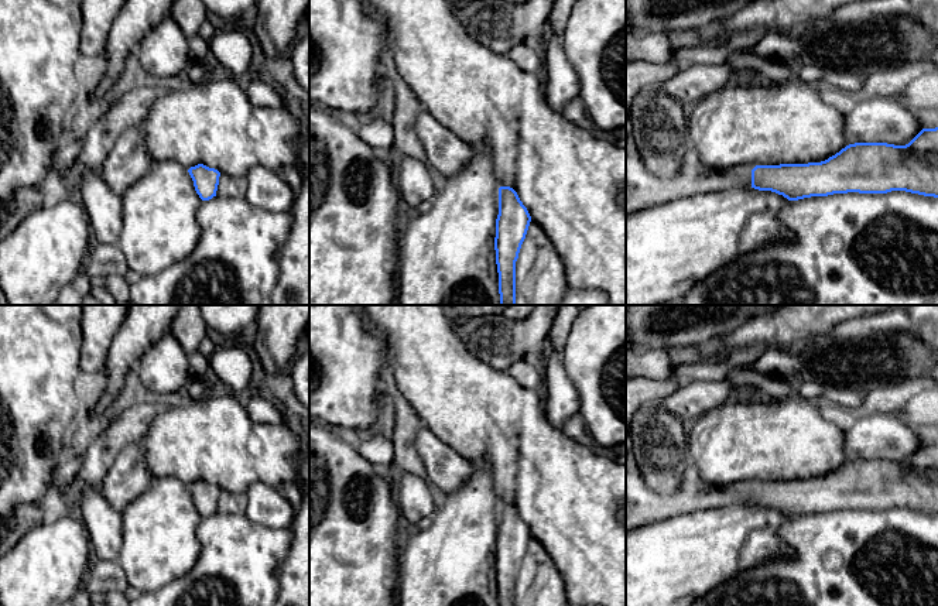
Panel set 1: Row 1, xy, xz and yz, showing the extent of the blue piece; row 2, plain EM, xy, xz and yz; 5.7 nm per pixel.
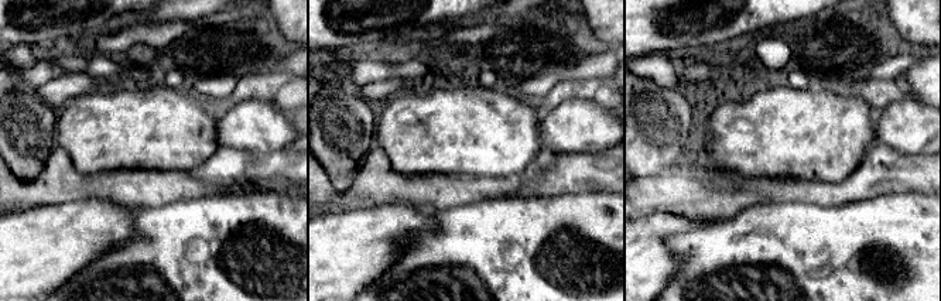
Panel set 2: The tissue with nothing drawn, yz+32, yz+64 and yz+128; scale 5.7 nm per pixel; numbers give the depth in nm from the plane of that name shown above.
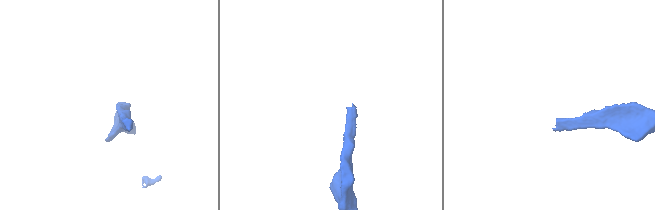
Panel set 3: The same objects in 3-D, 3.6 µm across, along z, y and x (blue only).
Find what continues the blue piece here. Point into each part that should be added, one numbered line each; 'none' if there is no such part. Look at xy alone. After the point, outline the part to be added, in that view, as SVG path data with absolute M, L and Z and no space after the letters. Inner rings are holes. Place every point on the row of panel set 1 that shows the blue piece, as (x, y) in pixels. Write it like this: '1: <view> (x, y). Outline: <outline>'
none

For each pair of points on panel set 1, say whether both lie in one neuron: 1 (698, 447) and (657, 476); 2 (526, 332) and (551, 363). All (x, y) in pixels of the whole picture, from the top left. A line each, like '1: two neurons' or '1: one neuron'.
1: two neurons
2: two neurons

